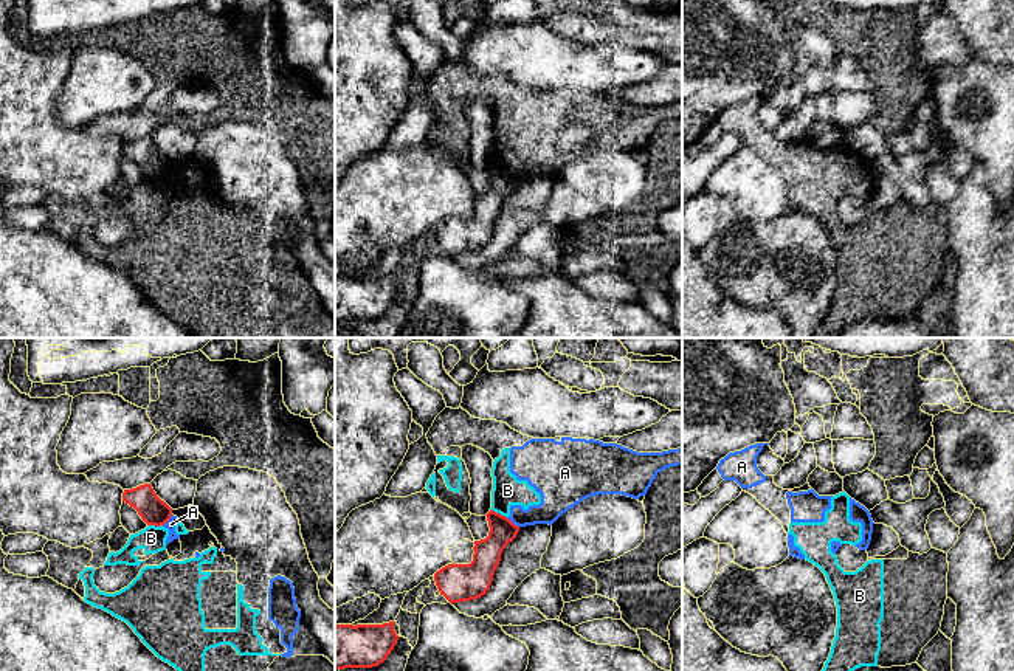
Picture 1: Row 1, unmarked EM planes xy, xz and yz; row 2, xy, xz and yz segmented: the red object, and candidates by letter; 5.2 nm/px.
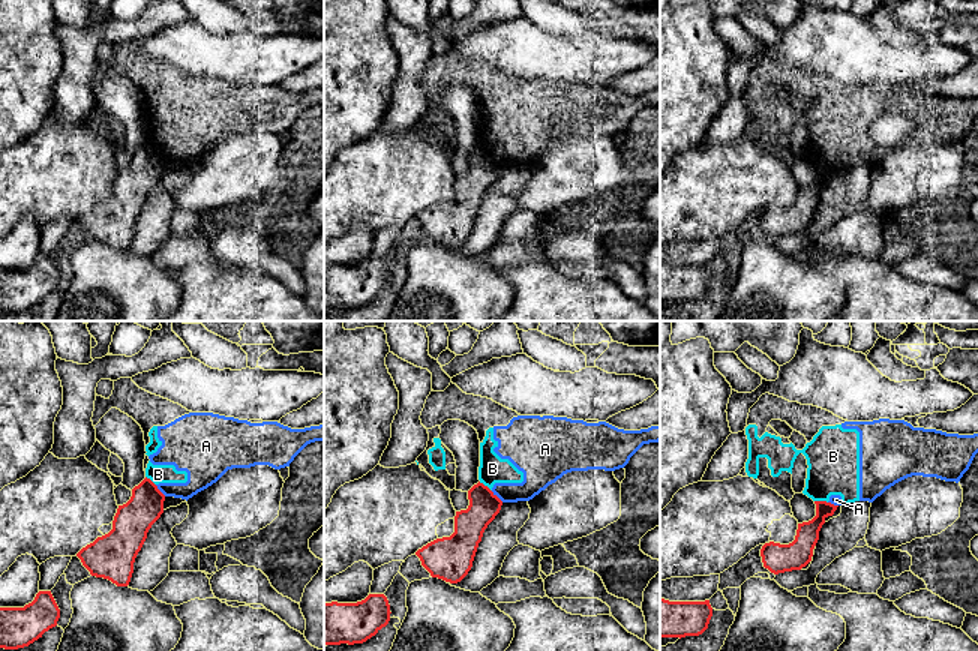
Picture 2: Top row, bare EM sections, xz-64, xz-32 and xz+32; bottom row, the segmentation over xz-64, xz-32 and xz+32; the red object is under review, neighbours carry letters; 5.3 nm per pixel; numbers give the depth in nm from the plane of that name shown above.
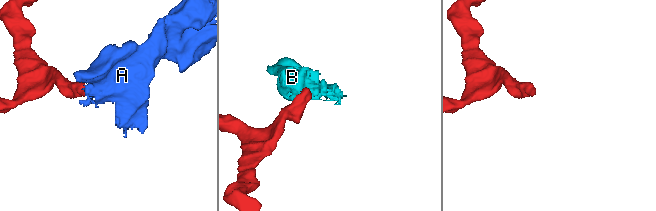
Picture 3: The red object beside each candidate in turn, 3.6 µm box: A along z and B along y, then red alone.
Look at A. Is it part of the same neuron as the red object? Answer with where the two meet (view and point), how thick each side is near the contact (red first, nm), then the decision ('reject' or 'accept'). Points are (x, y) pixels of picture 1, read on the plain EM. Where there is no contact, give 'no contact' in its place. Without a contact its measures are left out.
meets red in xy at (168, 172); 140 nm thick on the red side, 50 nm on the other; reject

